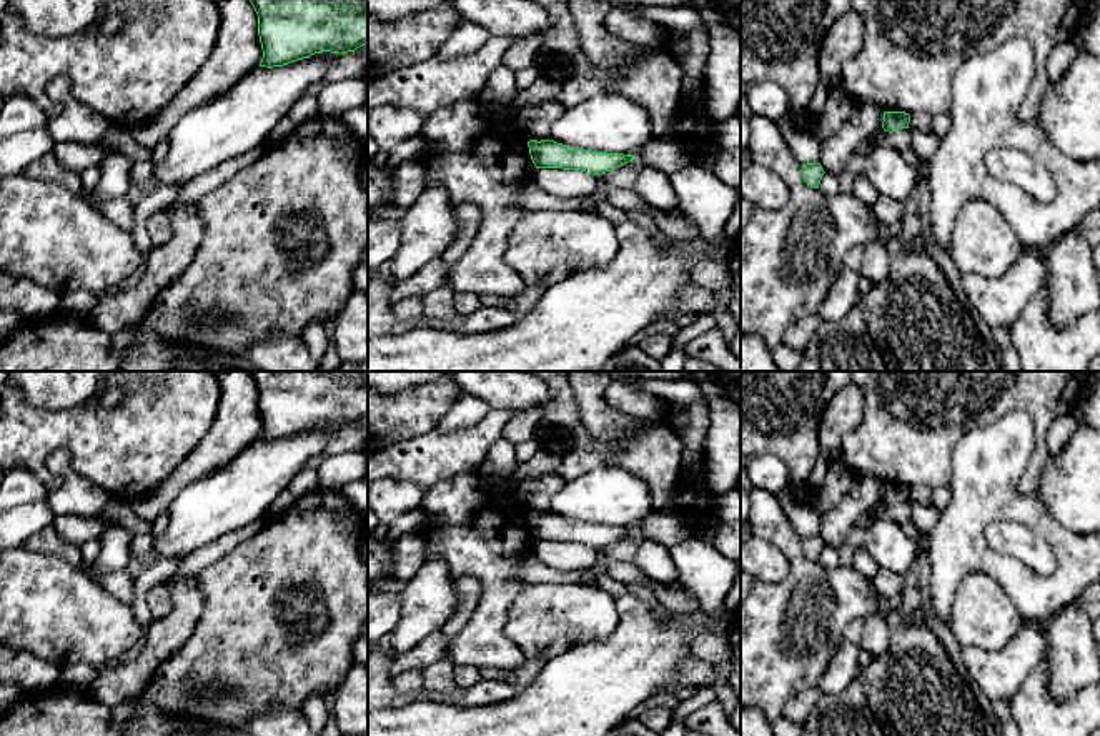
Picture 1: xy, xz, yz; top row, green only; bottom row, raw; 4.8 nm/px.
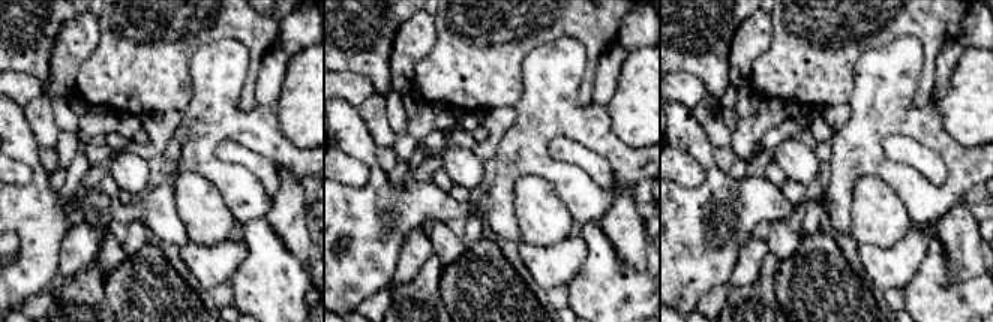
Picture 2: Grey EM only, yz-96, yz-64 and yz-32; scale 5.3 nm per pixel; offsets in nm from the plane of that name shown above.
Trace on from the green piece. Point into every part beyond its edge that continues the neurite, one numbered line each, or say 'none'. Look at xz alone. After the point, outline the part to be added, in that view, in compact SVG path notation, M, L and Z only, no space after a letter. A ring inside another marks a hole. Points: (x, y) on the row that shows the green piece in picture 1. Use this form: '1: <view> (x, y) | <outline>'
none

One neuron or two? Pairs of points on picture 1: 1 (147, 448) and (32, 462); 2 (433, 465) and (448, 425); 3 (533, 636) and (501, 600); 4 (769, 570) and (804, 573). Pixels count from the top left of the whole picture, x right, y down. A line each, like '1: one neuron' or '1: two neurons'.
1: one neuron
2: two neurons
3: two neurons
4: two neurons

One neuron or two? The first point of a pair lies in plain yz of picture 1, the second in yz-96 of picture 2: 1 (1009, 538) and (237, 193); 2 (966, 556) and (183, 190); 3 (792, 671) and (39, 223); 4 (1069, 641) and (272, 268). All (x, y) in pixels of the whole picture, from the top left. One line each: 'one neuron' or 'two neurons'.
1: two neurons
2: two neurons
3: one neuron
4: two neurons

